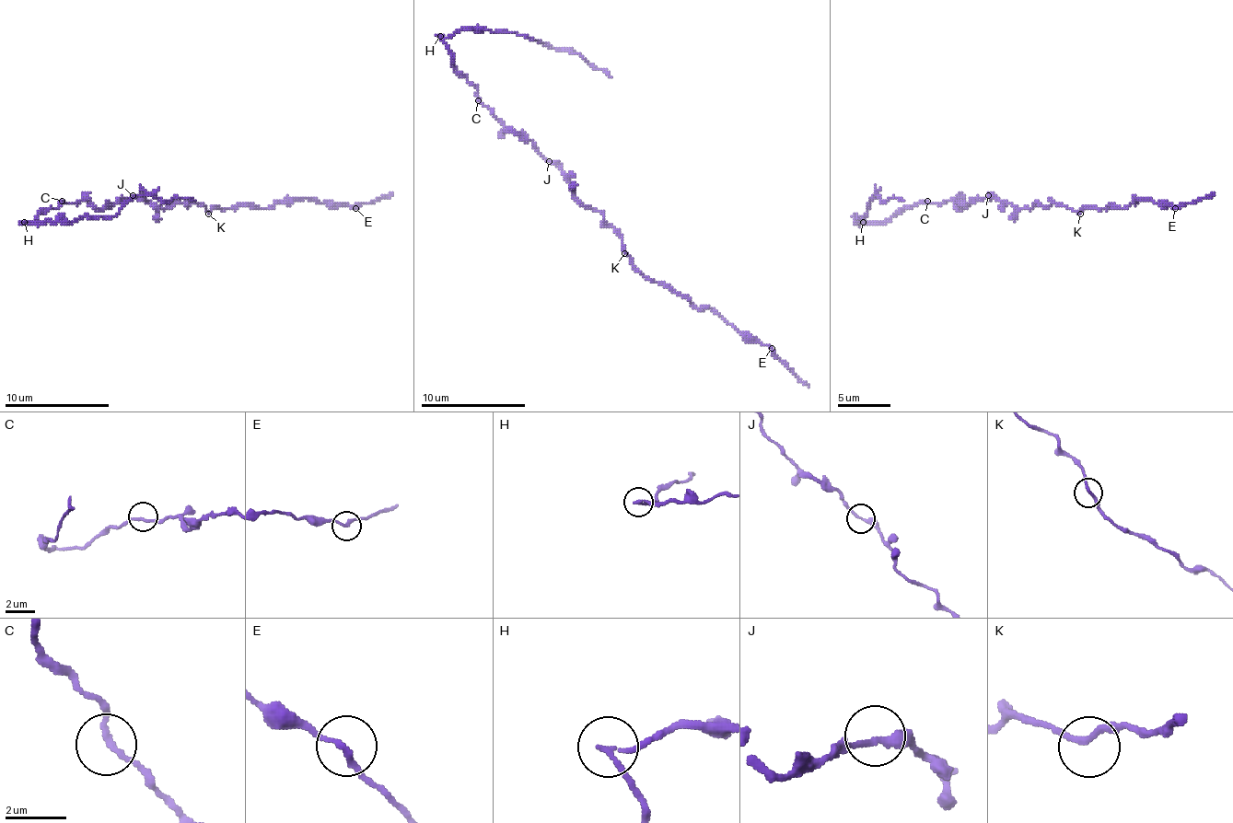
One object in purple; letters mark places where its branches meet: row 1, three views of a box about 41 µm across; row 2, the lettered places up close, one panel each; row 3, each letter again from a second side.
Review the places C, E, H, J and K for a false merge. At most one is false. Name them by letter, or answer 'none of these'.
H

